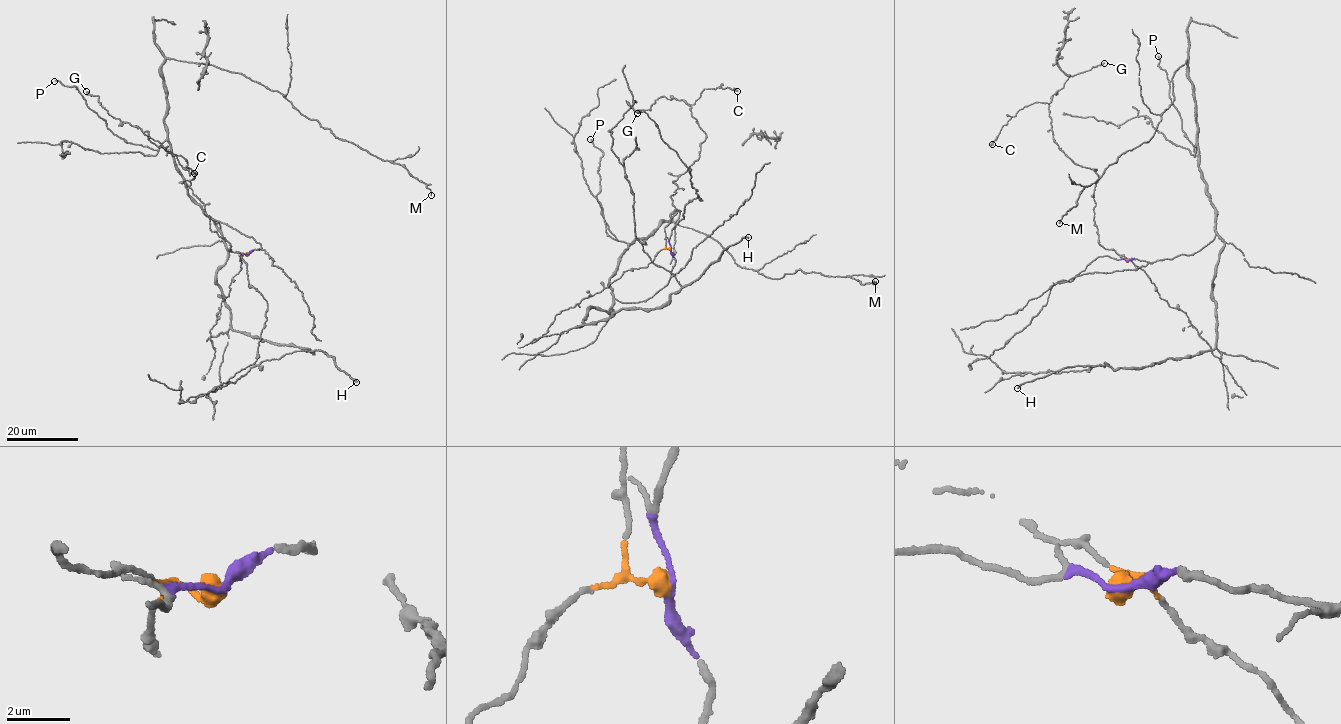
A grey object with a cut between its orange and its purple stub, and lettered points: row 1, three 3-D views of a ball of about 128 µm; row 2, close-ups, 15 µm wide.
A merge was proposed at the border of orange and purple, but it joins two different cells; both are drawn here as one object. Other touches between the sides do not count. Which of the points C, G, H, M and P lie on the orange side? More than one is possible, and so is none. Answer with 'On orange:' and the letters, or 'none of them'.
On orange: C, G

